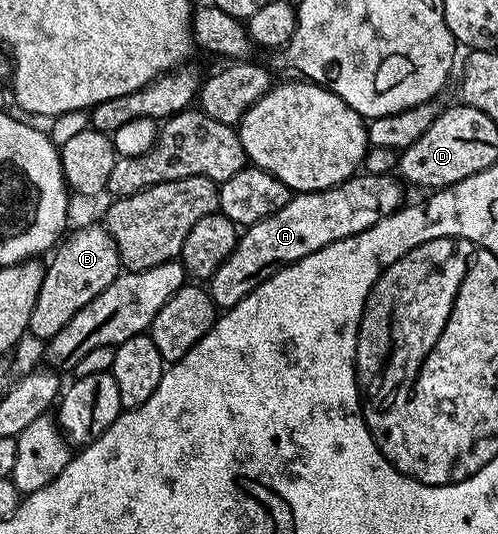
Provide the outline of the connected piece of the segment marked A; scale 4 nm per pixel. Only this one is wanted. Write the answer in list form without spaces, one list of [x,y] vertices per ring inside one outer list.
[[[359,172],[327,190],[295,193],[280,212],[272,212],[272,216],[261,218],[239,233],[232,252],[208,279],[210,299],[218,308],[235,306],[245,294],[253,292],[283,266],[290,266],[336,240],[372,228],[389,214],[402,209],[402,189],[403,183],[394,174]]]

